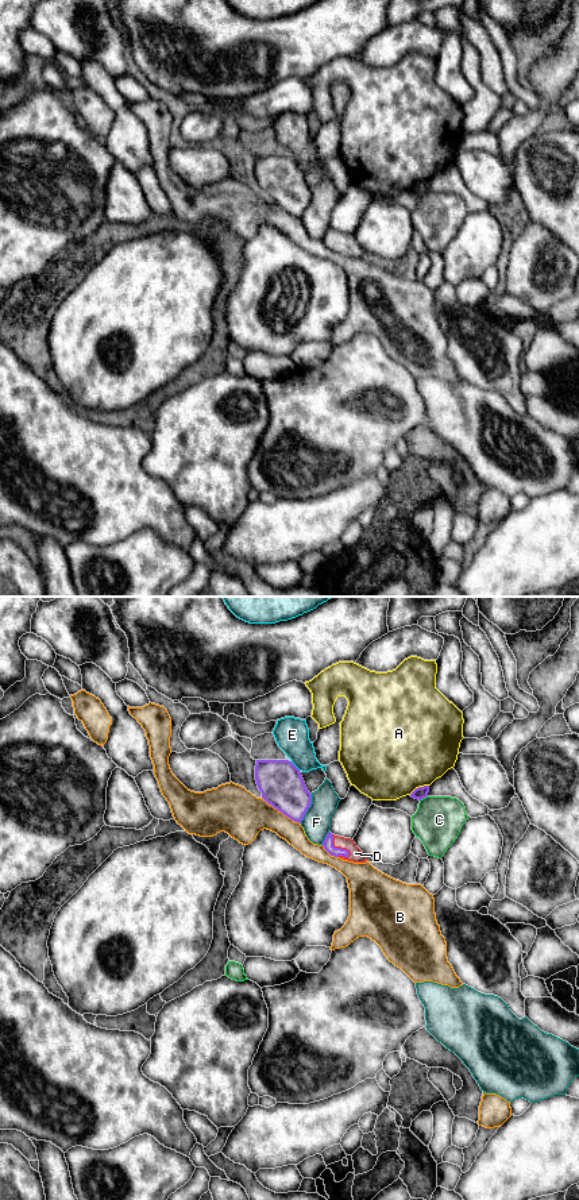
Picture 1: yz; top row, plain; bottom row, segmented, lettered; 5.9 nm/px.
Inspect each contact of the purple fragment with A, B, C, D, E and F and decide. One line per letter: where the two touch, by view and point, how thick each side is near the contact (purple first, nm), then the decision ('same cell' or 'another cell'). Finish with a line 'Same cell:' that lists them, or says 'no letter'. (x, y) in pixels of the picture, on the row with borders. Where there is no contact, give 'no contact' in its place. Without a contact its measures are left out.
A: contact yz (419, 787); calibres 70 and 500 nm; another cell
B: contact yz (281, 811); calibres 260 and 280 nm; another cell
C: contact yz (423, 798); calibres 70 and 280 nm; another cell
D: contact yz (339, 848); calibres 60 and 80 nm; same cell
E: contact yz (294, 766); calibres 260 and 200 nm; another cell
F: contact yz (308, 807); calibres 260 and 160 nm; another cell
Same cell: D

